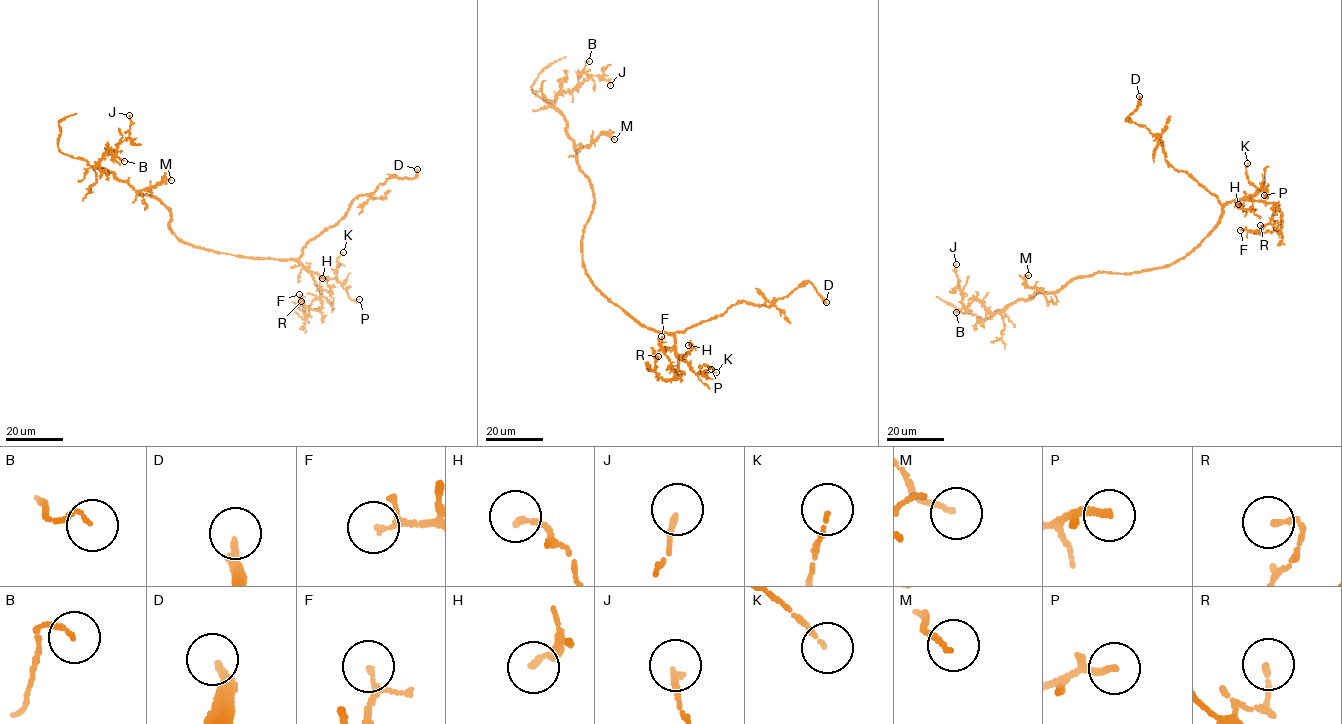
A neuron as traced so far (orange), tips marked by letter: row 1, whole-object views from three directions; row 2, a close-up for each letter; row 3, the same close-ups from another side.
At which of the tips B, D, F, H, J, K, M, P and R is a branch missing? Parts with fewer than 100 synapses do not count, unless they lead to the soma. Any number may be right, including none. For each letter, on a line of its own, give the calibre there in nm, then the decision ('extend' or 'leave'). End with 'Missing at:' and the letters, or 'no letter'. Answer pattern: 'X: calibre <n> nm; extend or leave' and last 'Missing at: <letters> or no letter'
B: calibre 100 nm; leave
D: calibre 240 nm; leave
F: calibre 90 nm; leave
H: calibre 170 nm; leave
J: calibre 160 nm; leave
K: calibre 90 nm; leave
M: calibre 120 nm; leave
P: calibre 140 nm; leave
R: calibre 150 nm; leave
Missing at: no letter

